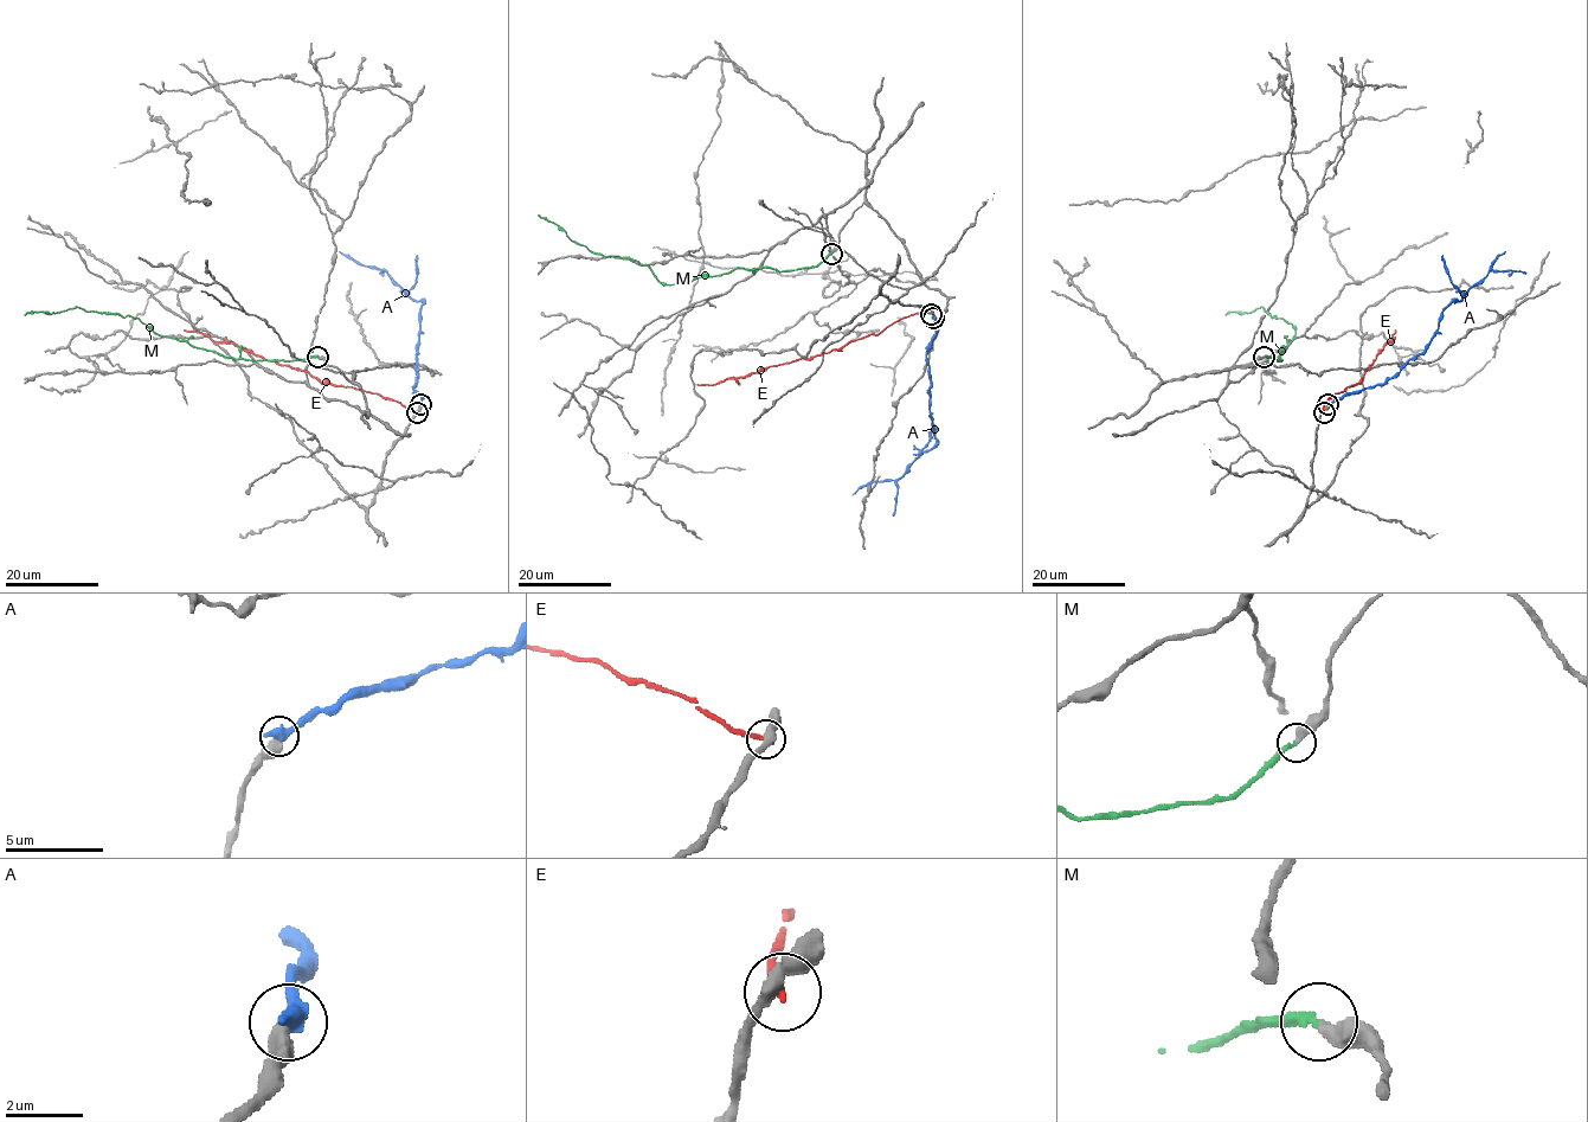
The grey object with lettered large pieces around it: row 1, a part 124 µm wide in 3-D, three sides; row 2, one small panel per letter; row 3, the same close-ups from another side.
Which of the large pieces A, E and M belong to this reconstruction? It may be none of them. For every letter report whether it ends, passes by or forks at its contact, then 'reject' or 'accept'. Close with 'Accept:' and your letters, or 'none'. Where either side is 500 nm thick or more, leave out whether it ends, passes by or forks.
A: accept
E: it ends | reject
M: it ends | reject
Accept: A

